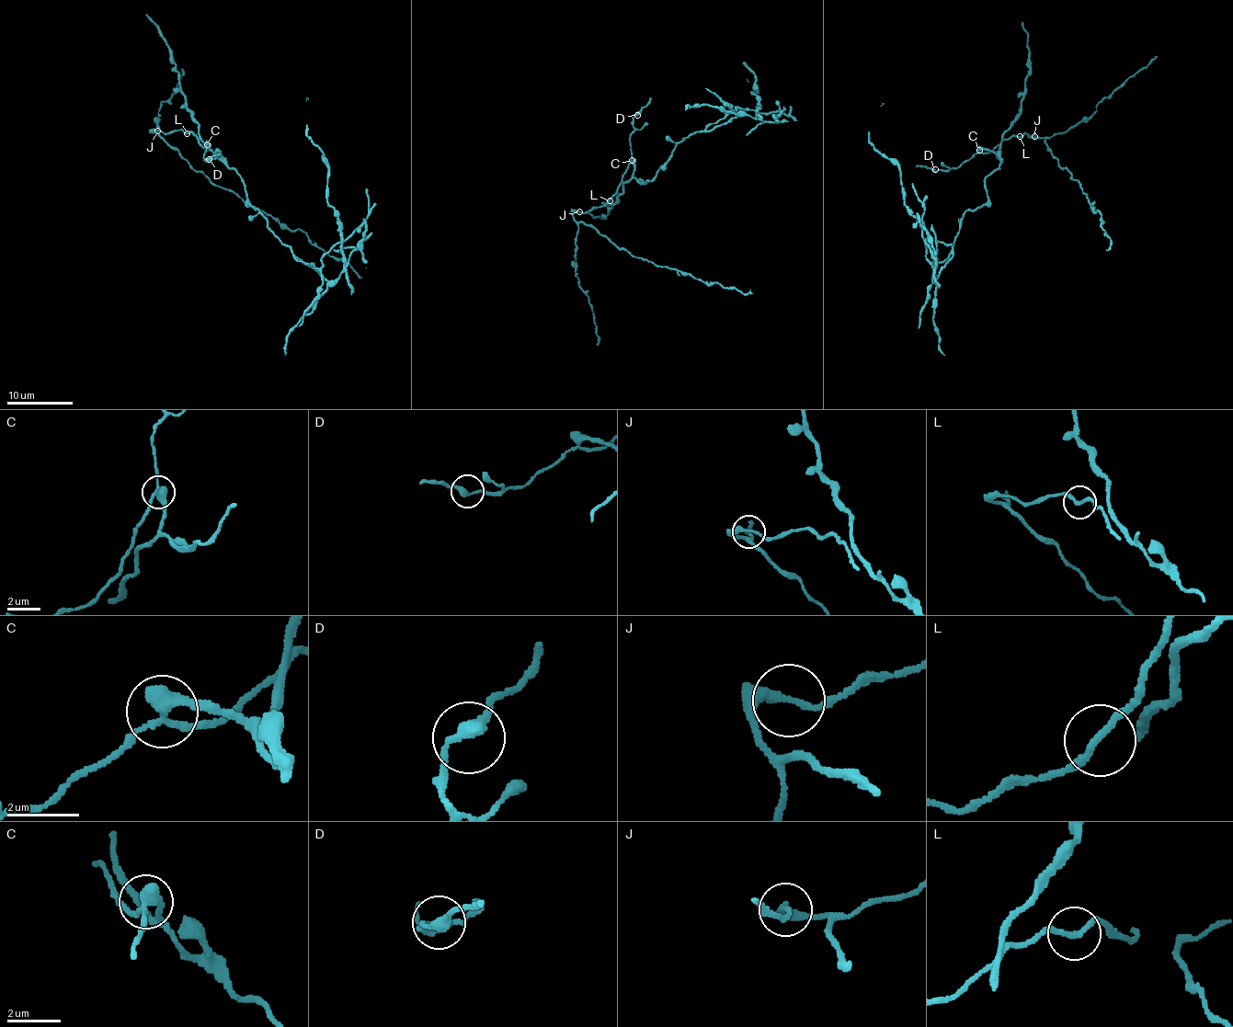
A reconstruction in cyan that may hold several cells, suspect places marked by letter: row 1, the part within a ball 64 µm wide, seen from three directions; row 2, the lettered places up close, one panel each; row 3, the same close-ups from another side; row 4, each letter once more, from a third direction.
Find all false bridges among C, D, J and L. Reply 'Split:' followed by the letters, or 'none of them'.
Split: C, J

